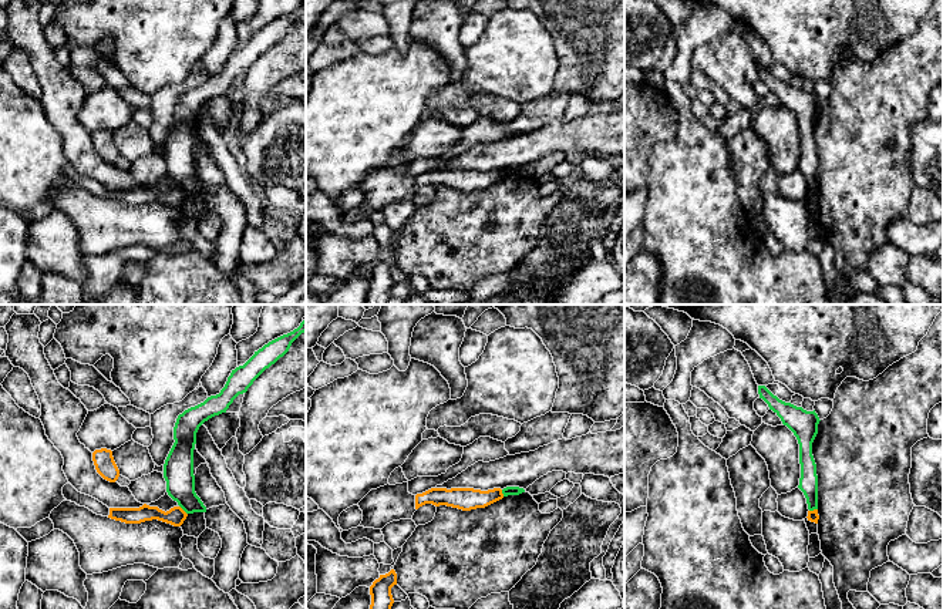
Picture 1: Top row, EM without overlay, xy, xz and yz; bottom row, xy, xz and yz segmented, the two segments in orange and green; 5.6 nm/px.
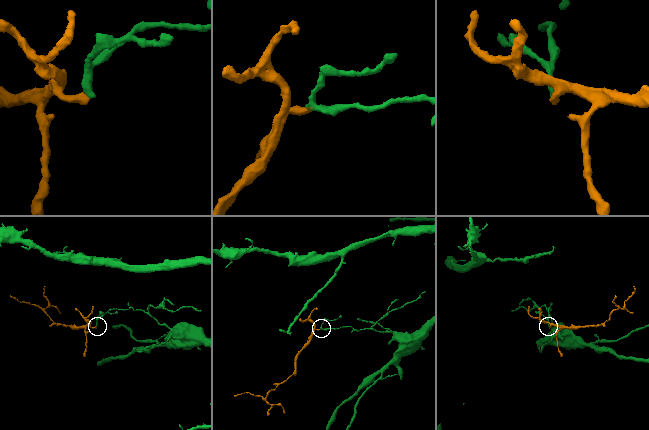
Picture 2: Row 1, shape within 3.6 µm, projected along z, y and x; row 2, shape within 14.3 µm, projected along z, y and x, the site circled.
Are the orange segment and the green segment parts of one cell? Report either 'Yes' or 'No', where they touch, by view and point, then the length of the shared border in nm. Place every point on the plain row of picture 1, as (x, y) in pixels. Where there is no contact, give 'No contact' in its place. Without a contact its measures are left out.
No. Touches orange at xy (182, 191). Shared border 70 nm

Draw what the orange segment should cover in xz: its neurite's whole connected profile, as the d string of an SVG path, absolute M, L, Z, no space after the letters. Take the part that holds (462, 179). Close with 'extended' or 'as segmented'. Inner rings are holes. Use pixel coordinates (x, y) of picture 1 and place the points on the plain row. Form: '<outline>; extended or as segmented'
M431 169L422 175L415 176L415 191L425 185L435 188L447 186L462 192L485 189L504 179L501 169L488 172L474 169Z; as segmented

